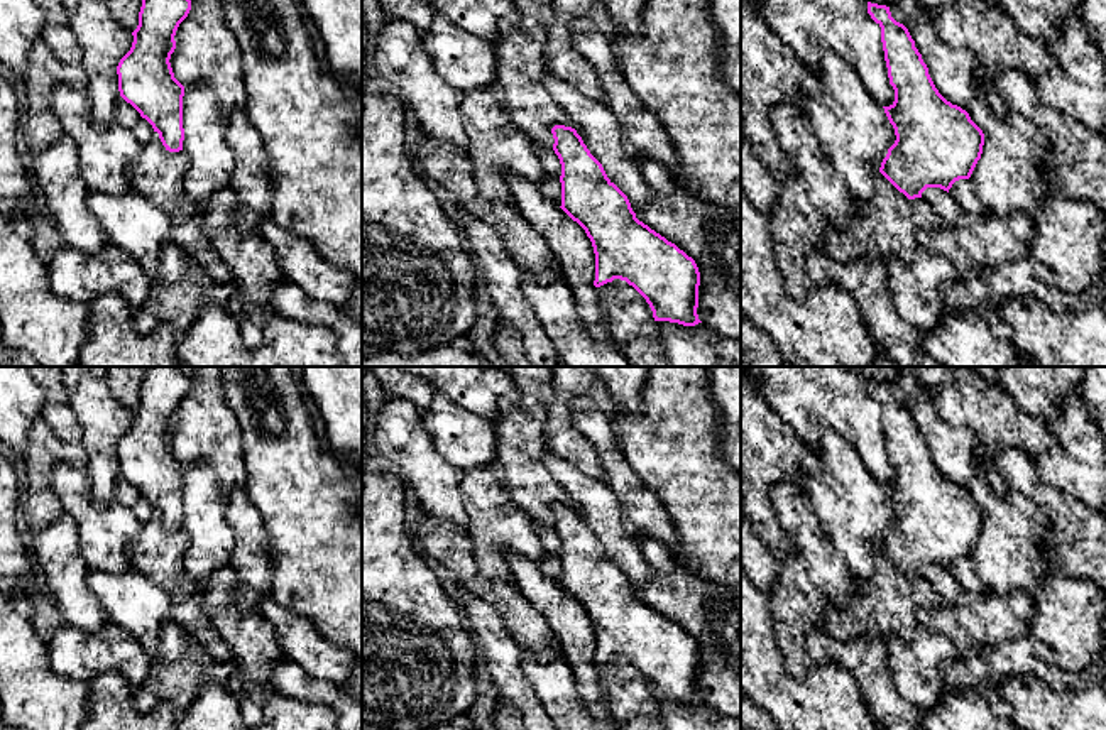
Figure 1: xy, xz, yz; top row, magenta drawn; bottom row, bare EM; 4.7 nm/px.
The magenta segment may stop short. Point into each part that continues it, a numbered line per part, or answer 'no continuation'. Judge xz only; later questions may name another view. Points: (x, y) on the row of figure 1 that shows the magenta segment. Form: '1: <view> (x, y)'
no continuation

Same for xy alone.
no continuation

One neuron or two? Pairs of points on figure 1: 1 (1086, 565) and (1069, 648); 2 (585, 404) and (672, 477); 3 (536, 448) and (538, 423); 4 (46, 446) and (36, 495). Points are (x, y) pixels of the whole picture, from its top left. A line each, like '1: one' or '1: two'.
1: two
2: two
3: one
4: one

